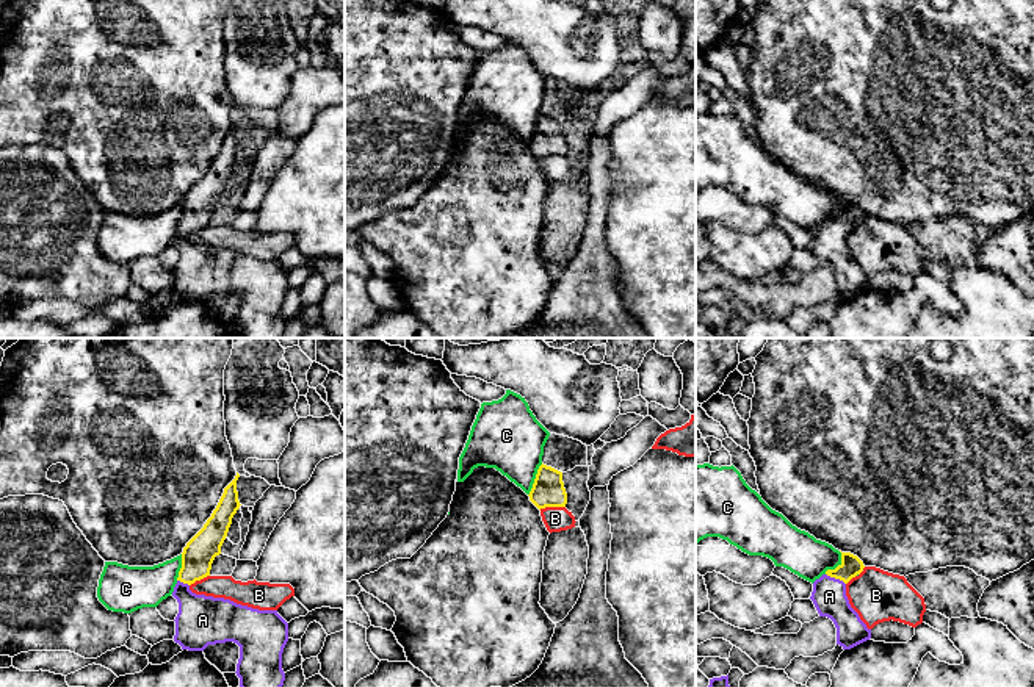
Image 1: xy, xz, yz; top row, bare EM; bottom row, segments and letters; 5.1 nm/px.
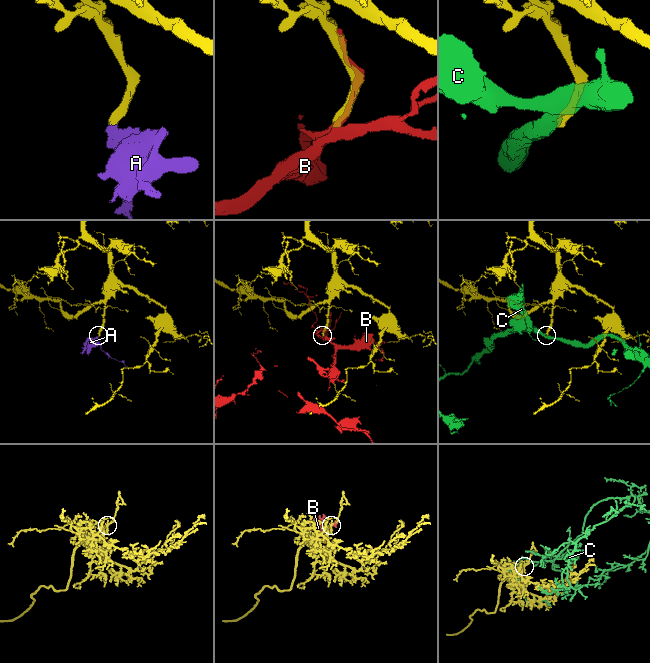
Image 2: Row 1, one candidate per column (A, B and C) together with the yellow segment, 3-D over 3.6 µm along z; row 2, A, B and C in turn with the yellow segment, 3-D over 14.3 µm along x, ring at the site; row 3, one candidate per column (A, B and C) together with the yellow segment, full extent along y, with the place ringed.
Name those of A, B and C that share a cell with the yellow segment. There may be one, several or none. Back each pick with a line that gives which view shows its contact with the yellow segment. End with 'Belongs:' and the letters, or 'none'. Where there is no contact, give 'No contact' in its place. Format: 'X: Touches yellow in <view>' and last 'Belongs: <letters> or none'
A: Touches yellow in yz
Belongs: A

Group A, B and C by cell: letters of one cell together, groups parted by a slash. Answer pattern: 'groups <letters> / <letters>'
groups A / B / C

